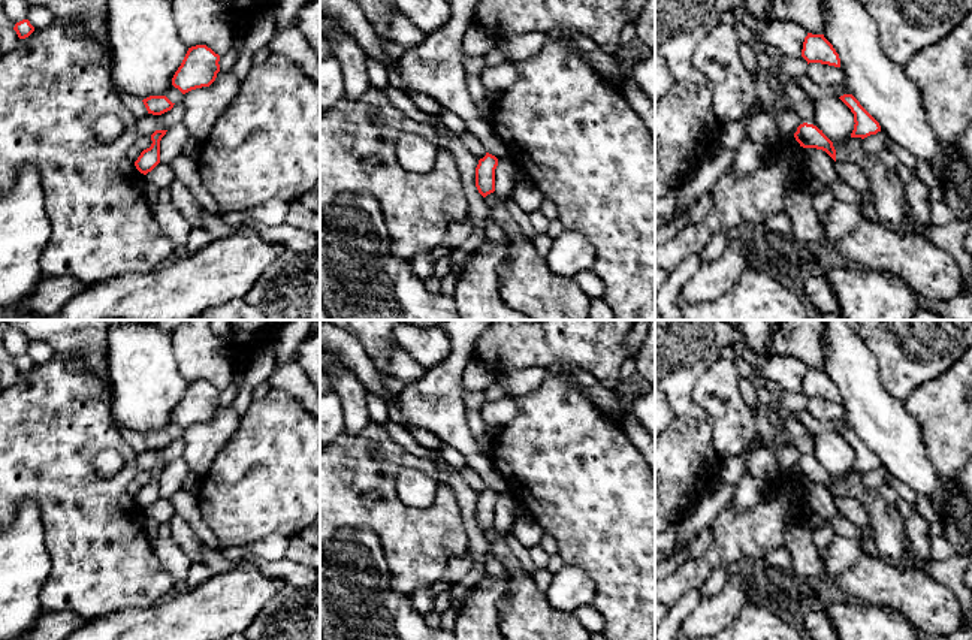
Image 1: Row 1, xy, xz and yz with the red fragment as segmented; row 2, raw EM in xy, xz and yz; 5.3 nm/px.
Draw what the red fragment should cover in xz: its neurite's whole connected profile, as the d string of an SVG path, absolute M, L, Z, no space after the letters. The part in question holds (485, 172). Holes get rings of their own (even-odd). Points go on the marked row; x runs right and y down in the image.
M486 153L486 156L479 160L476 167L476 187L483 197L495 191L496 166L498 159L489 153Z

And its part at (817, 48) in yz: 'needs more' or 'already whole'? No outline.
already whole

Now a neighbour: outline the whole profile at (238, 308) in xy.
M242 298L208 308L199 317L202 320L269 320L257 308L248 305Z

